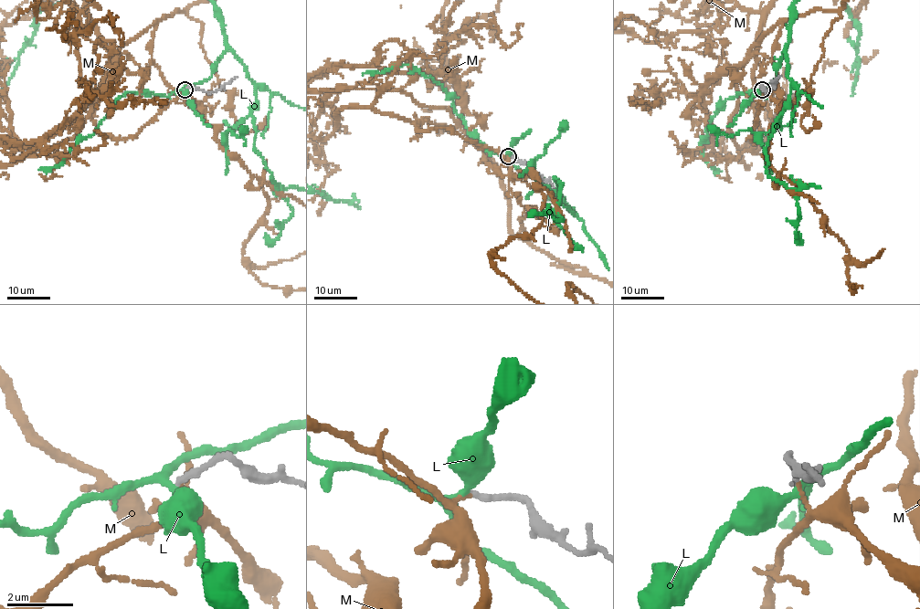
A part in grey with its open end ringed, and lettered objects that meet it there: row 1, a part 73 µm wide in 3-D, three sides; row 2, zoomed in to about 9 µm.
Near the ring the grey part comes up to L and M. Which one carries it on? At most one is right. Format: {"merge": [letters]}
{"merge": []}

